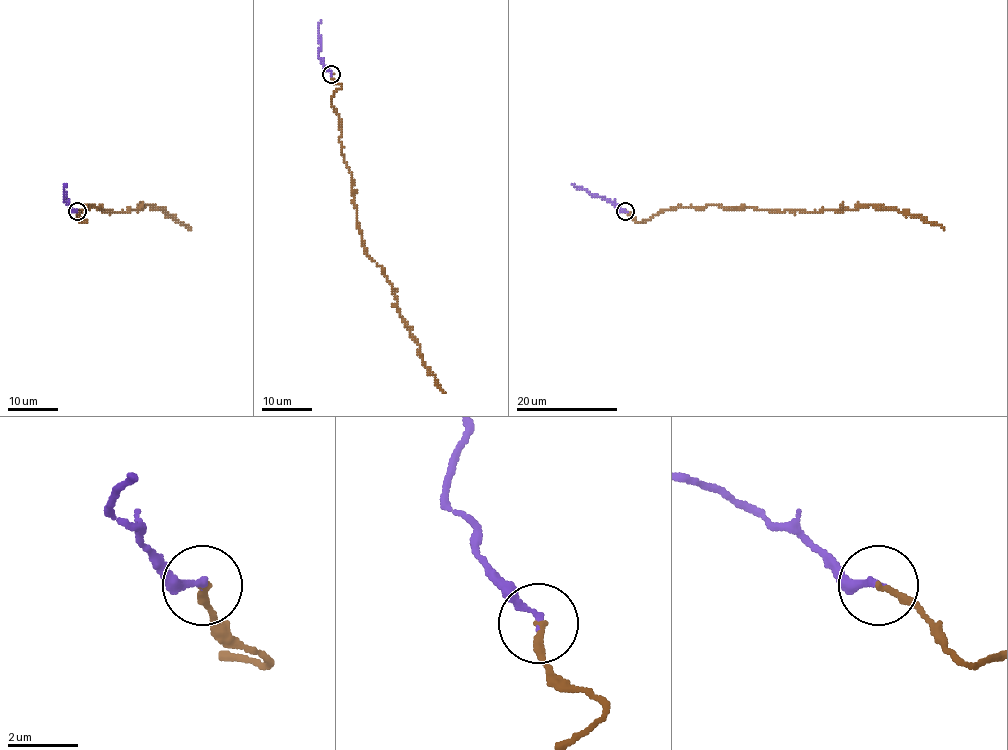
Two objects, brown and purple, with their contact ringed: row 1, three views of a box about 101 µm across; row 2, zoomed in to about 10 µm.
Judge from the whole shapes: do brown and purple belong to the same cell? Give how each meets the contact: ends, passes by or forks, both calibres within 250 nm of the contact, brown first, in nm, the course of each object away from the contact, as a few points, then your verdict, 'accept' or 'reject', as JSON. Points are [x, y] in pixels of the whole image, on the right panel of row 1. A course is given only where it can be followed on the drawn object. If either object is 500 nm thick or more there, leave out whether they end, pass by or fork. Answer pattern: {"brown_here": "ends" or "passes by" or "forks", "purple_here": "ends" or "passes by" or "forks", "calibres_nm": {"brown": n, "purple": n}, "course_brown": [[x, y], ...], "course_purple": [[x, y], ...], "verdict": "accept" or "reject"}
{"brown_here": "ends", "purple_here": "ends", "calibres_nm": {"brown": 180, "purple": 200}, "course_brown": [[625, 211], [638, 223], [671, 209], [717, 204], [819, 211], [884, 205], [922, 216], [944, 229]], "course_purple": [[625, 211], [572, 183]], "verdict": "accept"}

